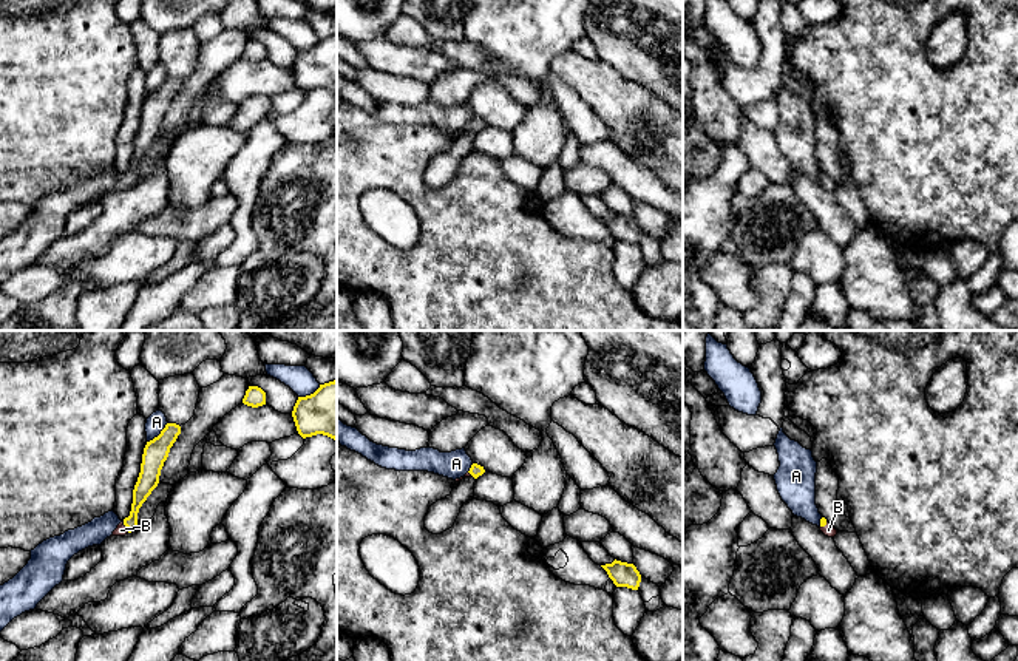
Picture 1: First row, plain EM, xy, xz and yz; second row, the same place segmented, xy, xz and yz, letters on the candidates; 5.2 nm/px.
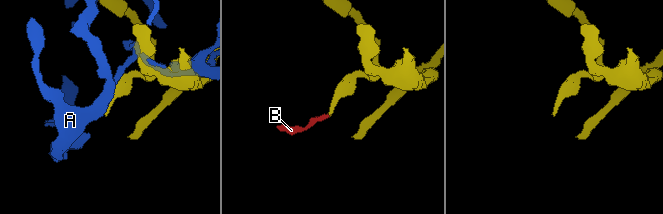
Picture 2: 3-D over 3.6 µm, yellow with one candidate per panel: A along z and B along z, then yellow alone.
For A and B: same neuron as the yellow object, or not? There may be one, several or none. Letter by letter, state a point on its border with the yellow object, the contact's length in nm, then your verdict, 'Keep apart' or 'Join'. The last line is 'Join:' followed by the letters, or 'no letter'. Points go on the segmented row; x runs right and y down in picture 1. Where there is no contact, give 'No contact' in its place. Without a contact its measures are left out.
A: Touches yellow at xy (159, 434). Shared border 160 nm. Keep apart
B: Touches yellow at xy (125, 525). Shared border 70 nm. Join
Join: B

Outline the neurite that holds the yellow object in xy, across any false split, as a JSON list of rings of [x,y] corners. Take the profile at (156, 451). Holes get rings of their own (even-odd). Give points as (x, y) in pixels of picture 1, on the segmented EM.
[[[167,423],[158,437],[147,442],[142,454],[141,473],[133,490],[130,516],[125,517],[111,536],[125,536],[137,527],[137,513],[147,497],[159,483],[161,469],[168,457],[170,448],[181,434],[181,426]]]

